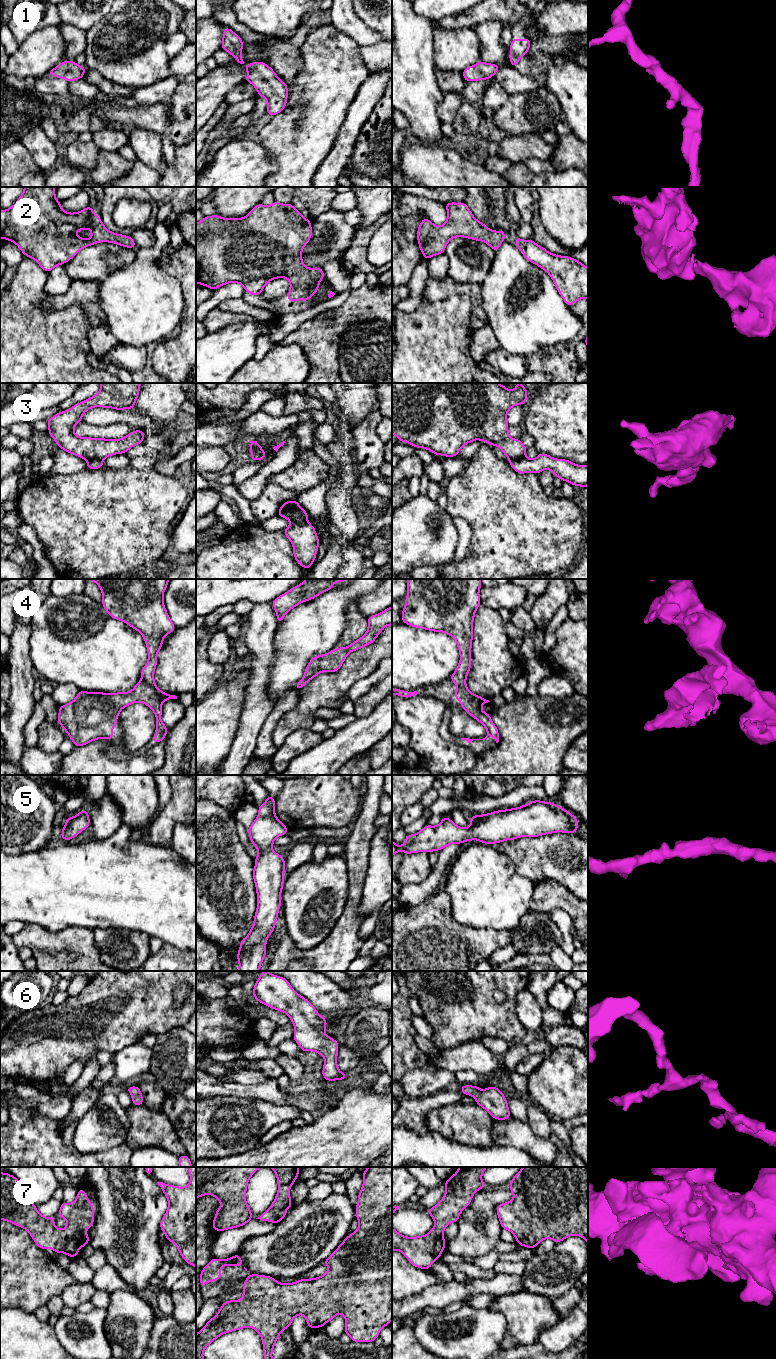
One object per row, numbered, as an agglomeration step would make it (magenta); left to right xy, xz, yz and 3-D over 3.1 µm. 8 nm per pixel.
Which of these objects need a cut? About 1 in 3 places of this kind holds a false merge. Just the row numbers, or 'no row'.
3, 4

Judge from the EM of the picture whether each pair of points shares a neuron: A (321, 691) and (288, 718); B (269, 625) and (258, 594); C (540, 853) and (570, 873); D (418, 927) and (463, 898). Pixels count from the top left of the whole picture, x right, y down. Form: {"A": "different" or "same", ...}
{"A": "same", "B": "different", "C": "same", "D": "different"}

